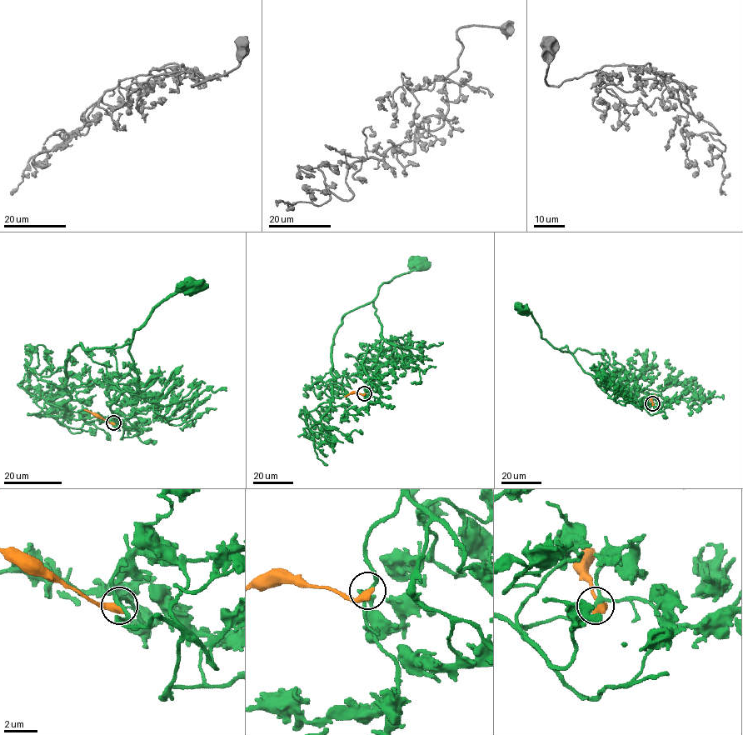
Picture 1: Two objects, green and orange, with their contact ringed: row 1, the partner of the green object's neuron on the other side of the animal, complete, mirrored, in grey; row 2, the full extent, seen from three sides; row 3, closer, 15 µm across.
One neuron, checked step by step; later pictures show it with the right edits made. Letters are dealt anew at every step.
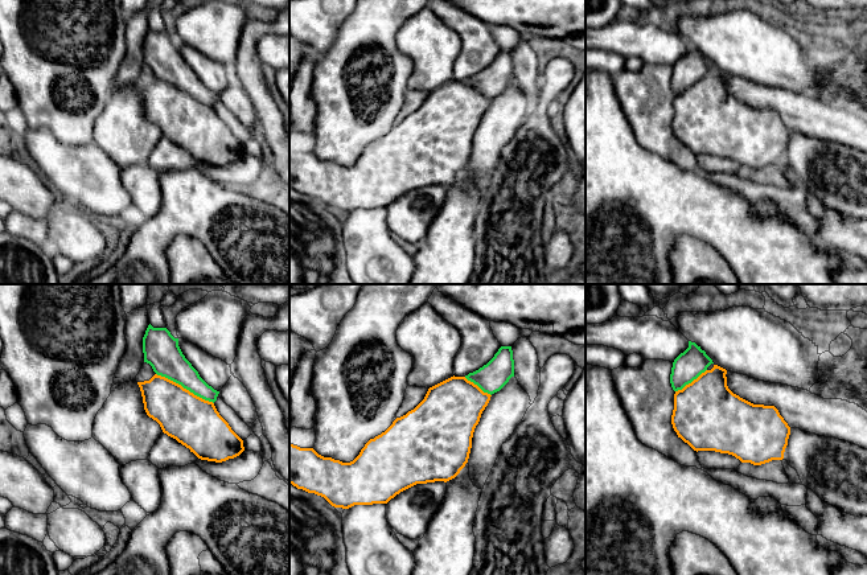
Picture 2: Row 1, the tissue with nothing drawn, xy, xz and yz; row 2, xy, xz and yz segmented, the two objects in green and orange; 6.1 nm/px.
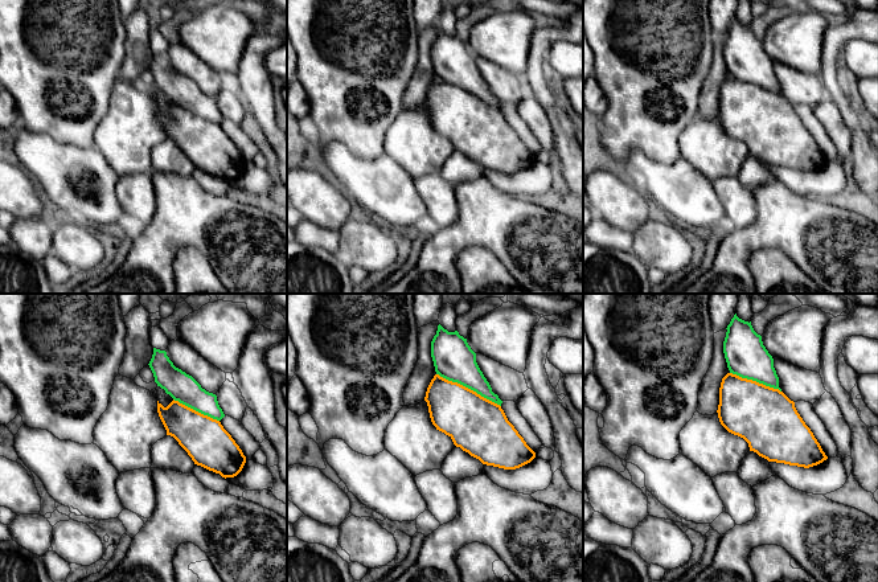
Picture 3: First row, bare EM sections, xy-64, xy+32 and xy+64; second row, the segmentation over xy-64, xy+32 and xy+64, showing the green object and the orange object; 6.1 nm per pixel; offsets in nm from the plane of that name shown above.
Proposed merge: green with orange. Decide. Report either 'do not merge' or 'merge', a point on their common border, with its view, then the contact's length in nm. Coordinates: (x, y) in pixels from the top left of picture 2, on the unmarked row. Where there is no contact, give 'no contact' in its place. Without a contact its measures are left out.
merge | xy (185, 91) | 400 nm

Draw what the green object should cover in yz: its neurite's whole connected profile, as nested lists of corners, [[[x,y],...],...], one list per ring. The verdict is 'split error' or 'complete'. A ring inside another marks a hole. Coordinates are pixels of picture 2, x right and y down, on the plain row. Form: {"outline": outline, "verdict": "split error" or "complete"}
{"outline": [[[695,46],[673,66],[670,87],[674,98],[671,128],[678,141],[694,155],[728,157],[741,167],[761,169],[782,164],[790,131],[774,110],[753,108],[727,90],[727,74],[715,69]]], "verdict": "split error"}

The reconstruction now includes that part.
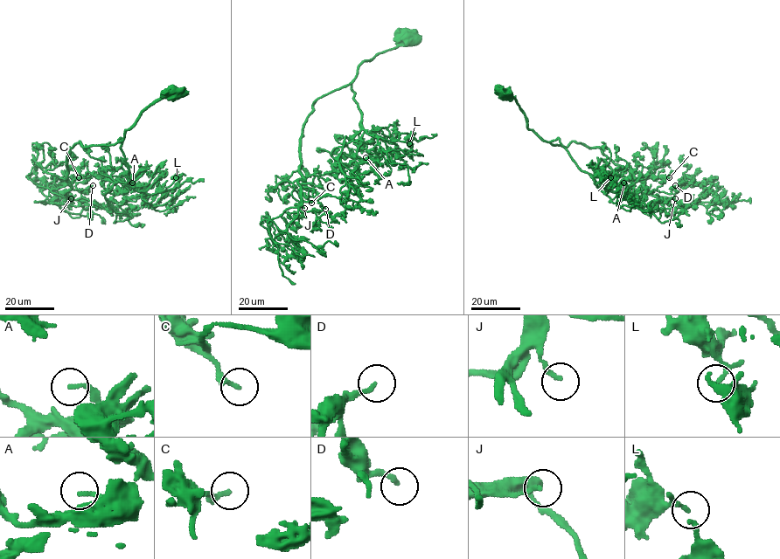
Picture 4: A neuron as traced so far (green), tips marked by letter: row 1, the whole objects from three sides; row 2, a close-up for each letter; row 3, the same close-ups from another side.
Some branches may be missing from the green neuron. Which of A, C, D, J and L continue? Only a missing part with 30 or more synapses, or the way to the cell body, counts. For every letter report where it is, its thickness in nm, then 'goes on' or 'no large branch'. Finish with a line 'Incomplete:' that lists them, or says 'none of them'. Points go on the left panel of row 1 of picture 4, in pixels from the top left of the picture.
A: at (132, 182); 180 nm thick; no large branch
C: at (79, 177); 200 nm thick; no large branch
D: at (93, 185); 180 nm thick; no large branch
J: at (71, 198); 160 nm thick; goes on
L: at (176, 177); 150 nm thick; no large branch
Incomplete: J

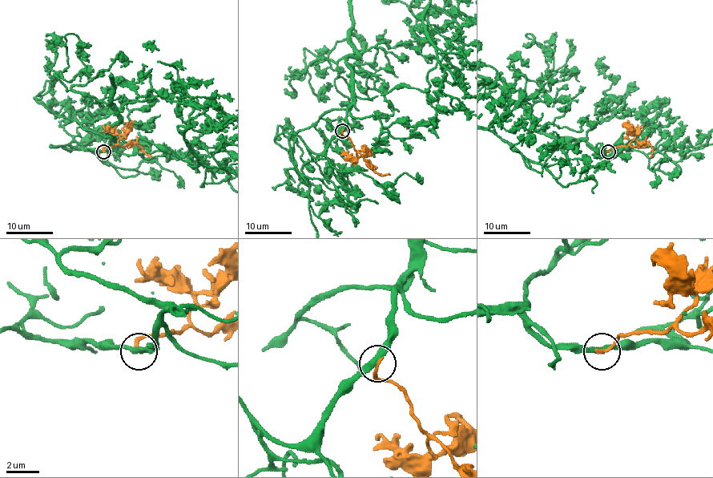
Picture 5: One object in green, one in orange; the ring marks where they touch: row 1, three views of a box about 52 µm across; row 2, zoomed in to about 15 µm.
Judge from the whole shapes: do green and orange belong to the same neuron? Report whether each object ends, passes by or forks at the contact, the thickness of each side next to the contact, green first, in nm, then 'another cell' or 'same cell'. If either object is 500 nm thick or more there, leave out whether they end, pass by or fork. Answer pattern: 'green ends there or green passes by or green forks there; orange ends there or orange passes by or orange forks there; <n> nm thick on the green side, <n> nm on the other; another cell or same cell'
green passes by; orange ends there; 320 nm thick on the green side, 240 nm on the other; same cell

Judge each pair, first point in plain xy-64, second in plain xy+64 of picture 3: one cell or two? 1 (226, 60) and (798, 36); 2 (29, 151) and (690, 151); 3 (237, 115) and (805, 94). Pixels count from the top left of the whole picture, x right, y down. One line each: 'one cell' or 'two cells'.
1: one cell
2: two cells
3: two cells

